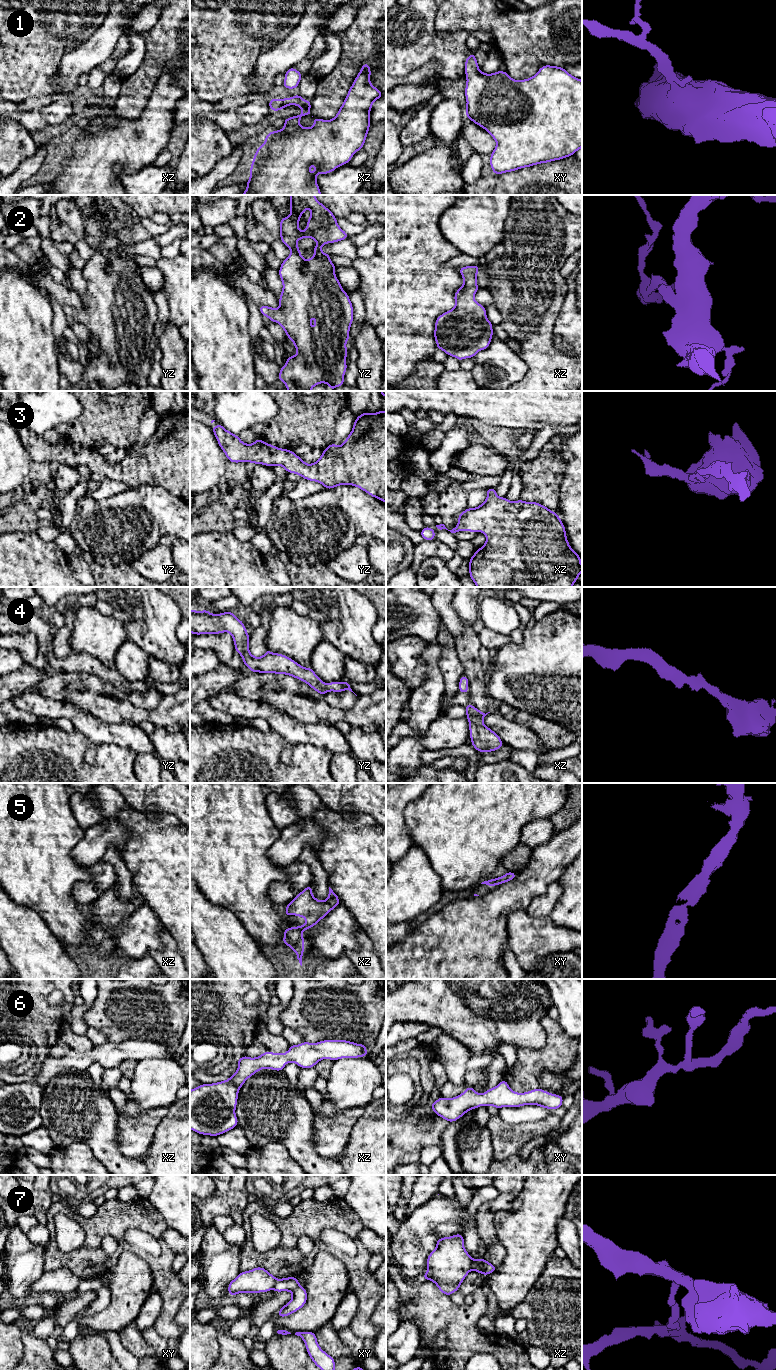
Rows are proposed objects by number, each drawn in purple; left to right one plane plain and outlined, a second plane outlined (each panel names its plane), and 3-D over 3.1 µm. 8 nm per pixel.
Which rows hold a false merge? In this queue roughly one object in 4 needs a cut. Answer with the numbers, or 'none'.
7

